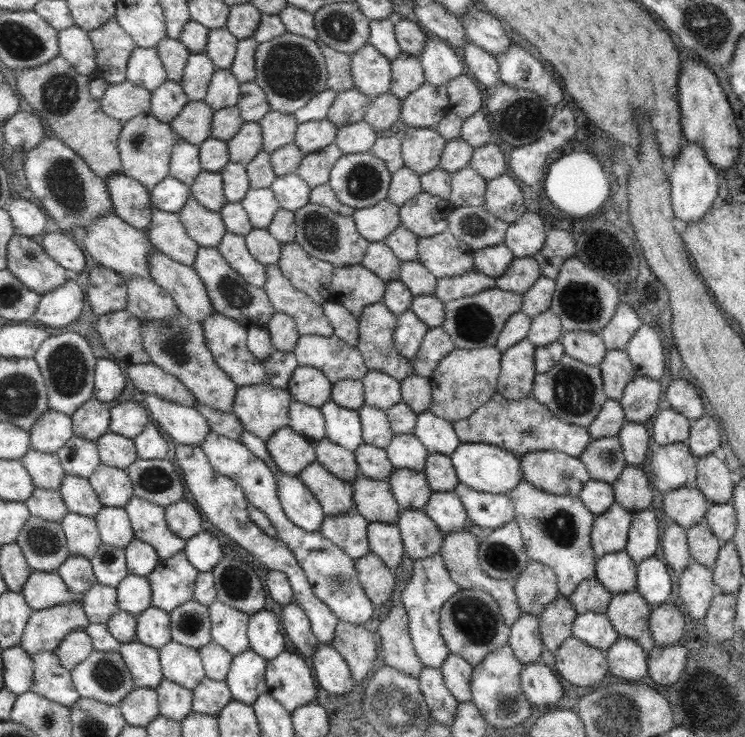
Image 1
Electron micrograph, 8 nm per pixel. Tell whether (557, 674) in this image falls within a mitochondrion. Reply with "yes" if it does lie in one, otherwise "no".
no

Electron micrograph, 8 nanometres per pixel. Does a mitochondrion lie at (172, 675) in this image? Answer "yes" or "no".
no

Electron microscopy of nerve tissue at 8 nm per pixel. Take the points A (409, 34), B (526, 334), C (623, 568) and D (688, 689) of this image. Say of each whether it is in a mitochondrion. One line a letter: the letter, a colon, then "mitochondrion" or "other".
A: other
B: other
C: other
D: other

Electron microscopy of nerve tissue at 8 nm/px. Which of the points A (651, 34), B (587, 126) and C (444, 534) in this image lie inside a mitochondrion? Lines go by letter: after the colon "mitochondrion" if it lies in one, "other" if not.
A: other
B: other
C: other

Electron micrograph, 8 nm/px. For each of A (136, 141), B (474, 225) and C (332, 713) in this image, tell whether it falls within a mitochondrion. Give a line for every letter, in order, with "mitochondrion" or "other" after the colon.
A: mitochondrion
B: mitochondrion
C: other

